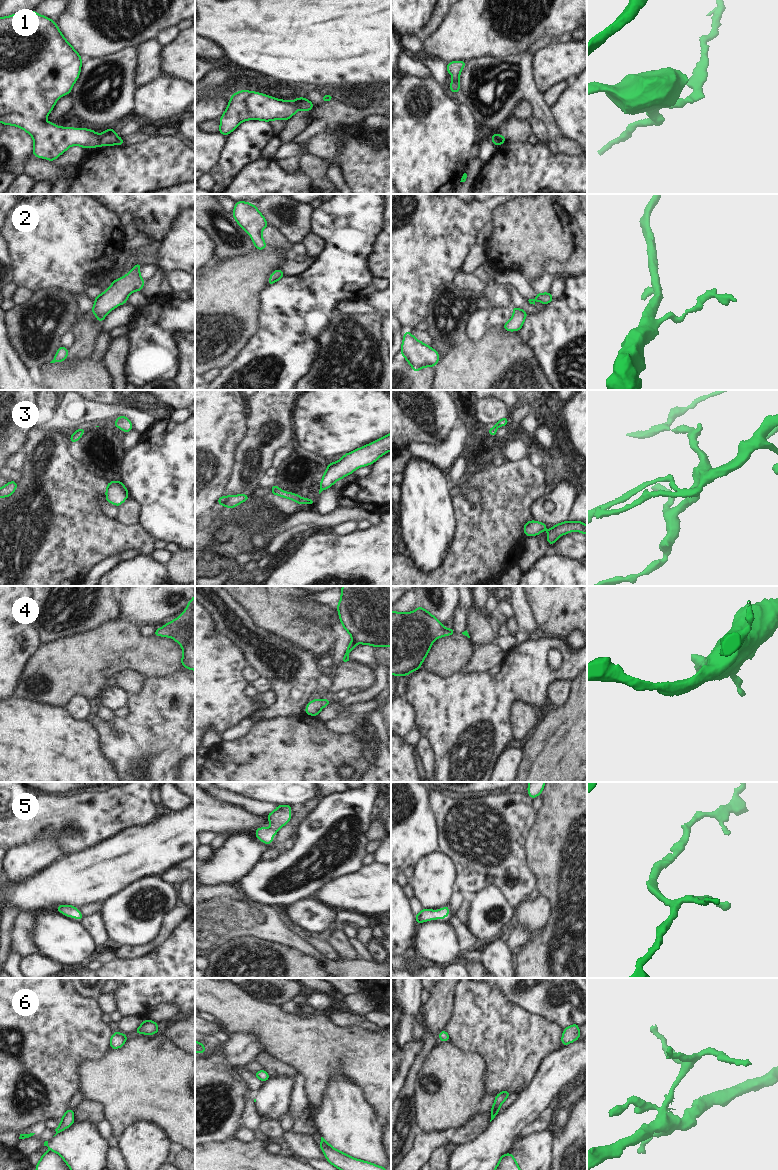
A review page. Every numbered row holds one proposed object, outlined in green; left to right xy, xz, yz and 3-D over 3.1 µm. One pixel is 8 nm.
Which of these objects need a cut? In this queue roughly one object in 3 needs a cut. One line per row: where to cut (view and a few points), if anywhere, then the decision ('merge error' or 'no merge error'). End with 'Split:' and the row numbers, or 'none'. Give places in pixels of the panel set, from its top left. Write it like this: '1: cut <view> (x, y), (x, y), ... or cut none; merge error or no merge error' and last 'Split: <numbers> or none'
1: cut xy (100, 135), (98, 145); merge error
2: cut none; no merge error
3: cut none; no merge error
4: cut none; no merge error
5: cut none; no merge error
6: cut xy (49, 1149), (53, 1151); merge error
Split: 1, 6

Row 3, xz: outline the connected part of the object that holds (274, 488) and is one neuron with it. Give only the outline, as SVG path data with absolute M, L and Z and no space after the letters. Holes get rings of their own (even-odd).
M274 484L272 487L271 487L271 492L272 492L272 495L279 495L283 498L286 498L286 499L291 499L293 501L295 501L296 503L298 503L299 505L303 504L303 503L307 503L309 505L314 505L315 503L315 500L312 500L312 499L308 499L308 498L302 498L300 497L298 494L295 494L295 493L291 493L291 492L285 492L283 490L281 490L278 485Z

